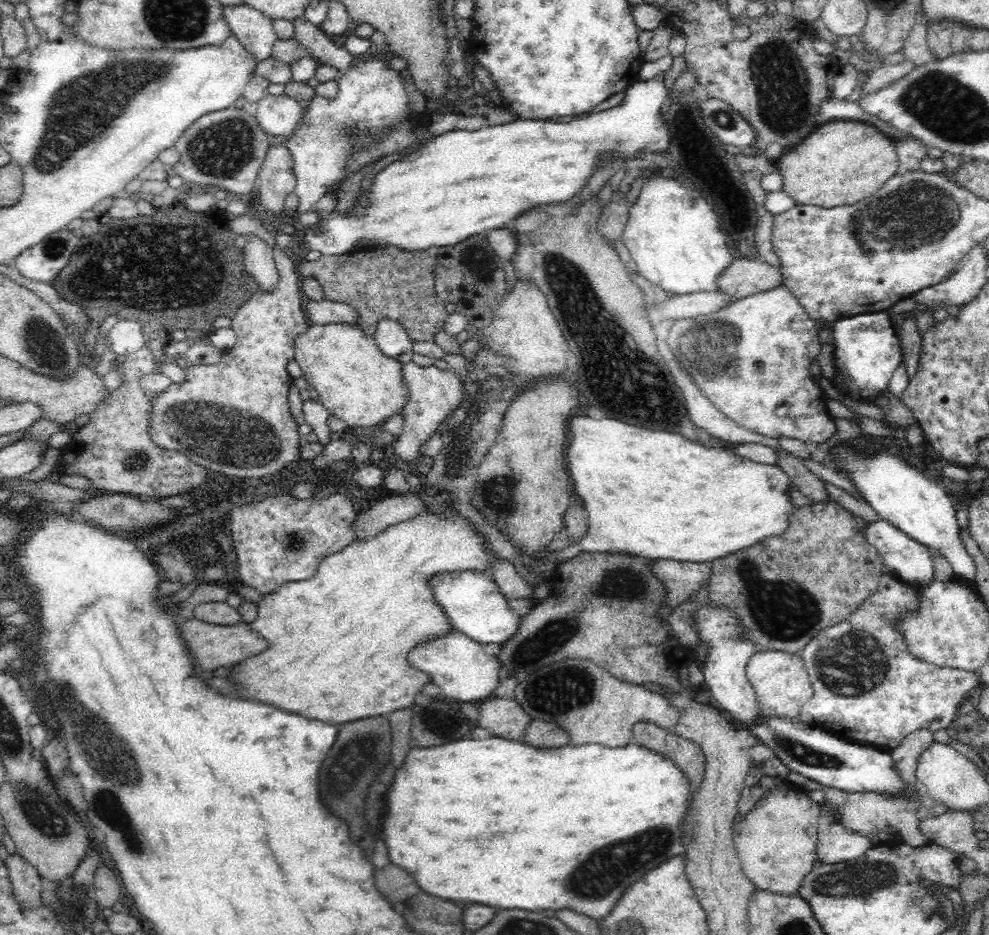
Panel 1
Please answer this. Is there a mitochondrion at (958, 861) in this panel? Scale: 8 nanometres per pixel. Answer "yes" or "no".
no

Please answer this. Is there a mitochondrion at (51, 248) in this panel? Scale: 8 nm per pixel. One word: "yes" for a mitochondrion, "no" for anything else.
yes

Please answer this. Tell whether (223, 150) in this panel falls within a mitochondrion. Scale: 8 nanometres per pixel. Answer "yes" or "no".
yes

